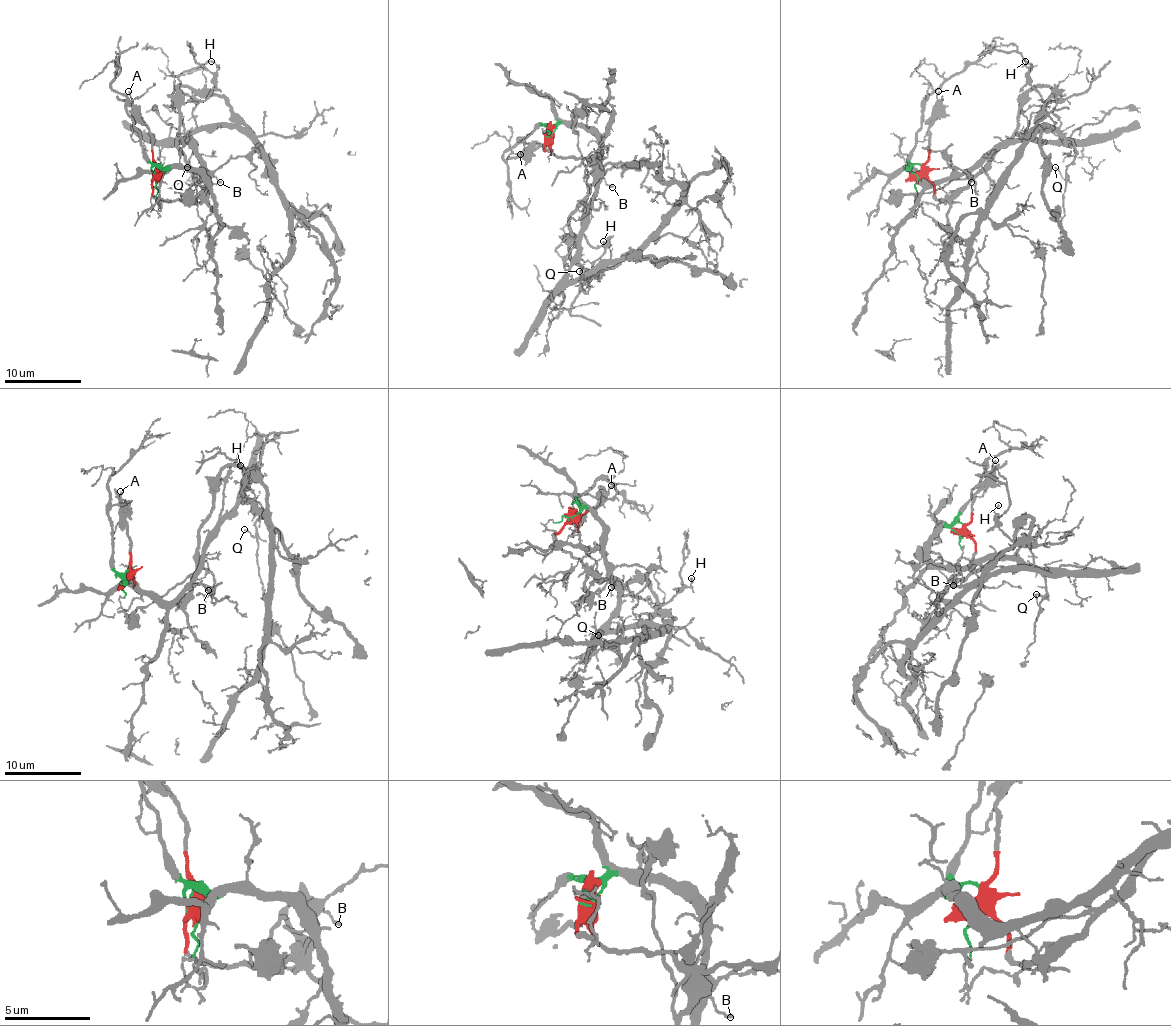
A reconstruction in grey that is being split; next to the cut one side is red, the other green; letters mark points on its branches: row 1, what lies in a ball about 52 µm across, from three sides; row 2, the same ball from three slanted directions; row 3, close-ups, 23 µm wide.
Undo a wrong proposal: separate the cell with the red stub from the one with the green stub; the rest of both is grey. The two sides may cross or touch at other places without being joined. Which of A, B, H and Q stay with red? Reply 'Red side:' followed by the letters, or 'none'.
Red side: A

